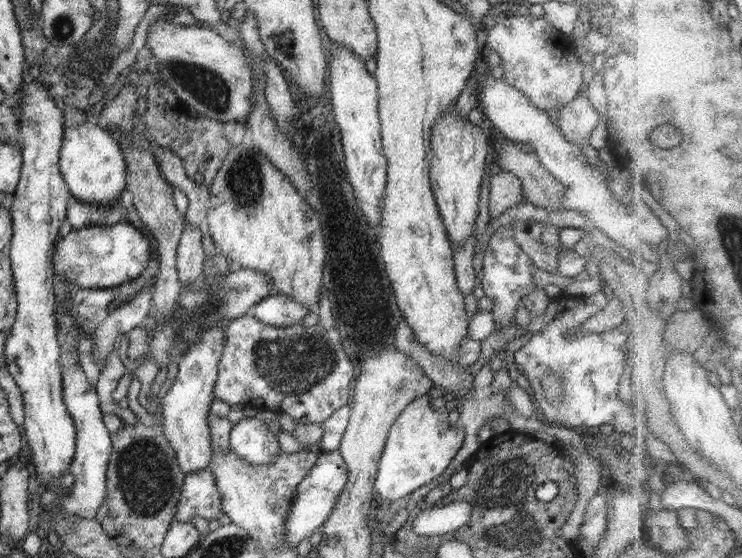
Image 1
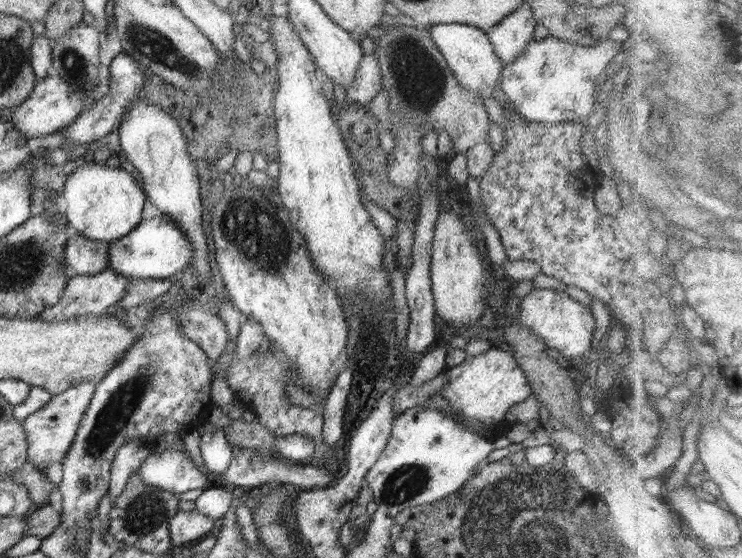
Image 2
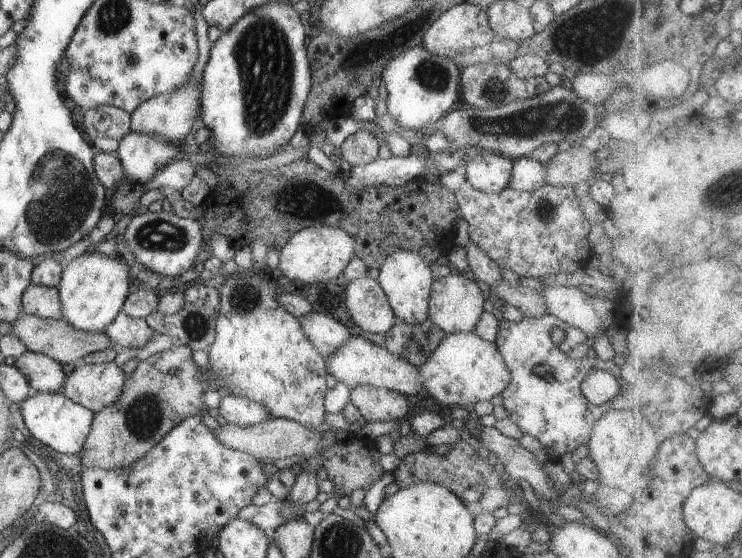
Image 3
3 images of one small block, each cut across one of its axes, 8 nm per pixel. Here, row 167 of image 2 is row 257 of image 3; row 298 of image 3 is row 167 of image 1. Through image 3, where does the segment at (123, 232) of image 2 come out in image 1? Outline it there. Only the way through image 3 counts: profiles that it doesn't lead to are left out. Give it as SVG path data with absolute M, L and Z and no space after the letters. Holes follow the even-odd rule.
M89 119L78 126L64 127L59 168L72 199L92 206L114 206L126 190L126 158L112 135Z

